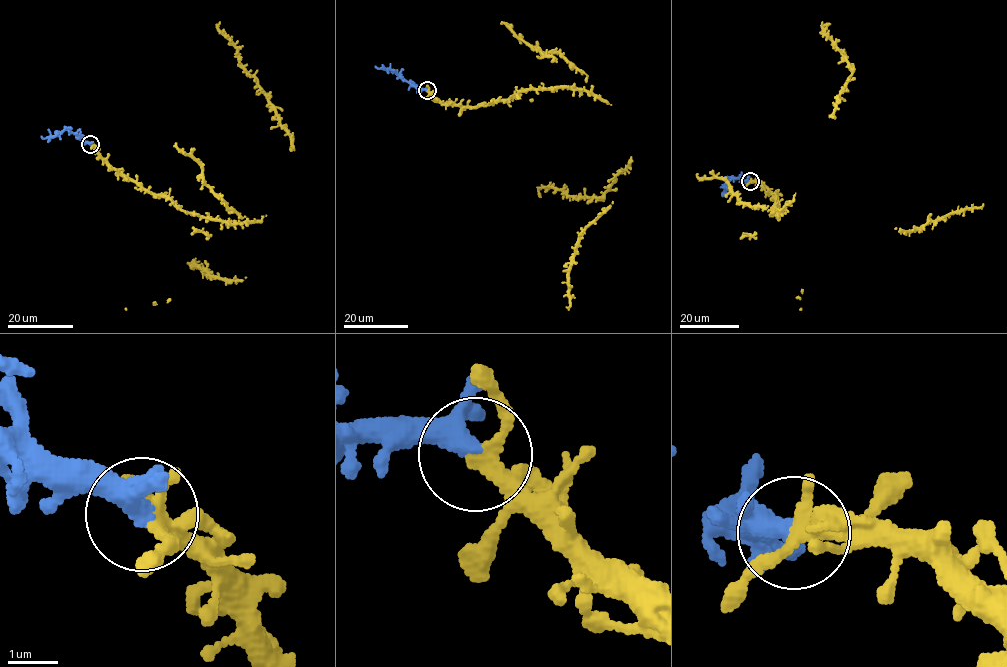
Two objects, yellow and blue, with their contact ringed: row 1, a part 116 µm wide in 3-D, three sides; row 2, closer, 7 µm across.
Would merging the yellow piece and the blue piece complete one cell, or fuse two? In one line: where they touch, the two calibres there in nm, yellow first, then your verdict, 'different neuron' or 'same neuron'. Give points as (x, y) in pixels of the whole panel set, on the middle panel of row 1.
at (427, 90); 320 nm thick on the yellow side, 320 nm on the other; same neuron

